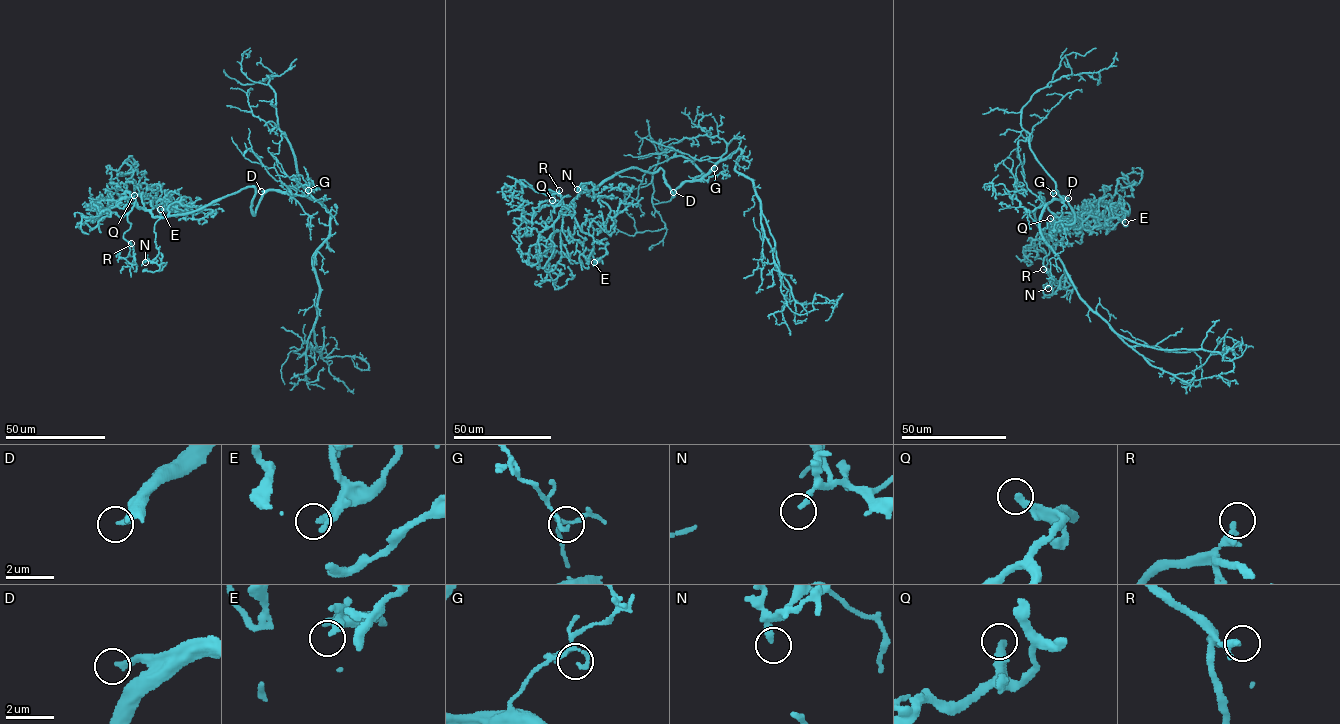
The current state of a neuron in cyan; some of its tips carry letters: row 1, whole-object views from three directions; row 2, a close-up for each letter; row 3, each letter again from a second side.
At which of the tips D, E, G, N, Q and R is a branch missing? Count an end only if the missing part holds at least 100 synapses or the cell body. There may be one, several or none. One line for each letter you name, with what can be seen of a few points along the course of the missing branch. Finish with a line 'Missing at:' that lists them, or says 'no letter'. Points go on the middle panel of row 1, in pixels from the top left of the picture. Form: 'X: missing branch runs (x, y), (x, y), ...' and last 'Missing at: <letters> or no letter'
D: missing branch runs (673, 192), (656, 201), (644, 231), (644, 264), (657, 343), (656, 394), (661, 402), (658, 409), (664, 415)
Missing at: D

